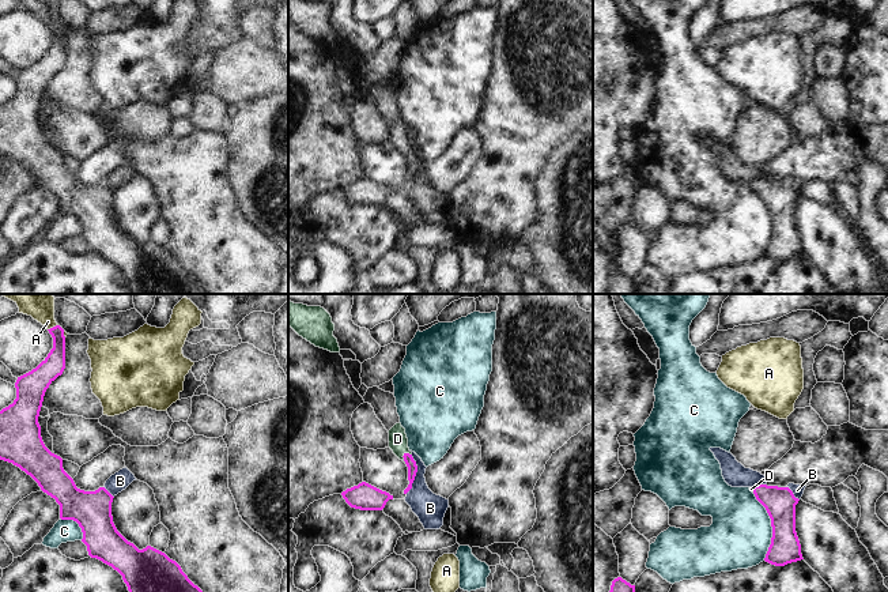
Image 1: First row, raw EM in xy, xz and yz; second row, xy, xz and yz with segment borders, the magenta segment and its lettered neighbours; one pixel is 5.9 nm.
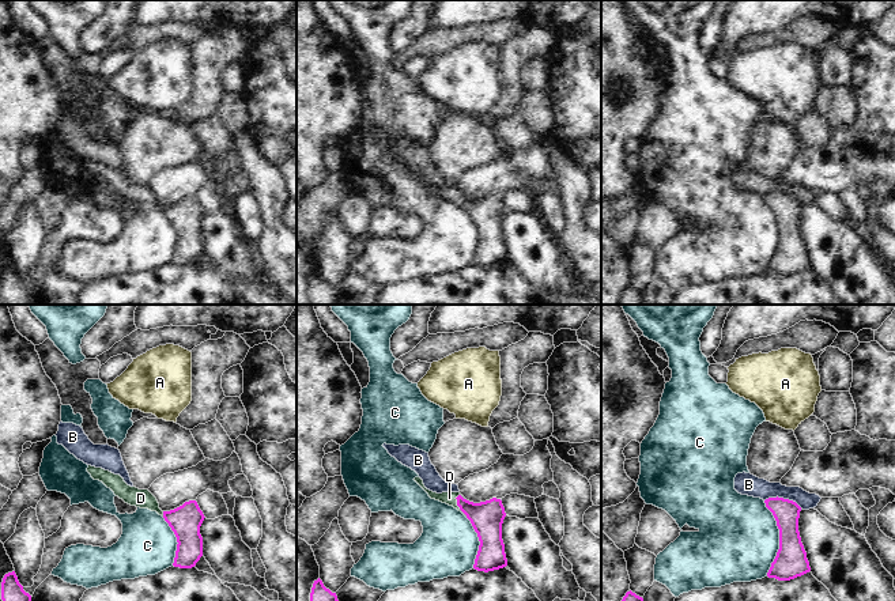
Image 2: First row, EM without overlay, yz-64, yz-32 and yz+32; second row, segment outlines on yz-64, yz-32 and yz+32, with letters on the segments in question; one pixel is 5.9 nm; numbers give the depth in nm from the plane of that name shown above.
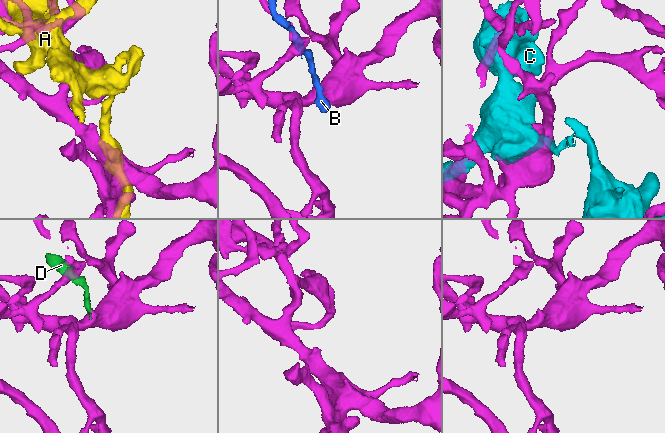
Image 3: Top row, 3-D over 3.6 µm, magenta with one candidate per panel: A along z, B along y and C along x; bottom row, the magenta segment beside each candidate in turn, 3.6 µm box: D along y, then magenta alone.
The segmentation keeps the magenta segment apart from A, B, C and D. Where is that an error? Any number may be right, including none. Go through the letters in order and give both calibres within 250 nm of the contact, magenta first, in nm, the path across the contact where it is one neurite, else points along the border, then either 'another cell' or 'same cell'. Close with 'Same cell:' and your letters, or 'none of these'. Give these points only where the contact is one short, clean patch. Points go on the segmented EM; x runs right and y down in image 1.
A: 130/220 nm | another cell
B: 60/180 nm | along xz (412, 455), (416, 463), (416, 475), (412, 486), (405, 493) | another cell
C: 190/360 nm | another cell
D: 60/110 nm | across xz (412, 468), (404, 455), (397, 438) | same cell
Same cell: D

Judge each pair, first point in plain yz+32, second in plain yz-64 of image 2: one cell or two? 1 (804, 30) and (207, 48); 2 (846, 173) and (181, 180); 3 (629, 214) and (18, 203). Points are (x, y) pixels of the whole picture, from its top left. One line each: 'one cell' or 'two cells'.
1: two cells
2: one cell
3: one cell

